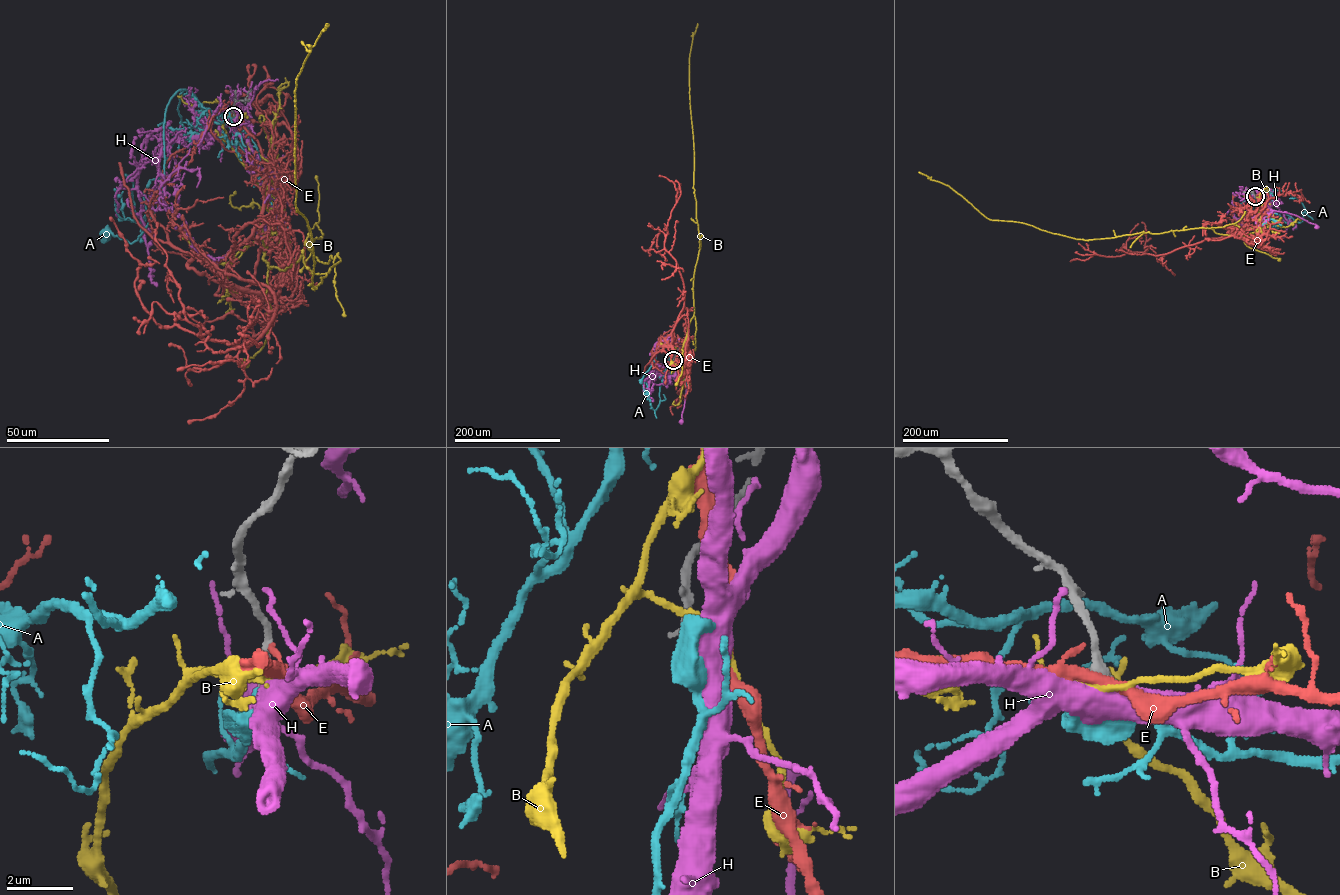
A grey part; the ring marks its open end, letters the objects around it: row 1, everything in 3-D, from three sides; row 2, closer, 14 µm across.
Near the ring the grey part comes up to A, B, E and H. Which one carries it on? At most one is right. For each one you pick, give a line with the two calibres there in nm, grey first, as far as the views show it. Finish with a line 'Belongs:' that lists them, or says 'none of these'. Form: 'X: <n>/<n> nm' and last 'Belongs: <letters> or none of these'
A: 400/280 nm
Belongs: A

